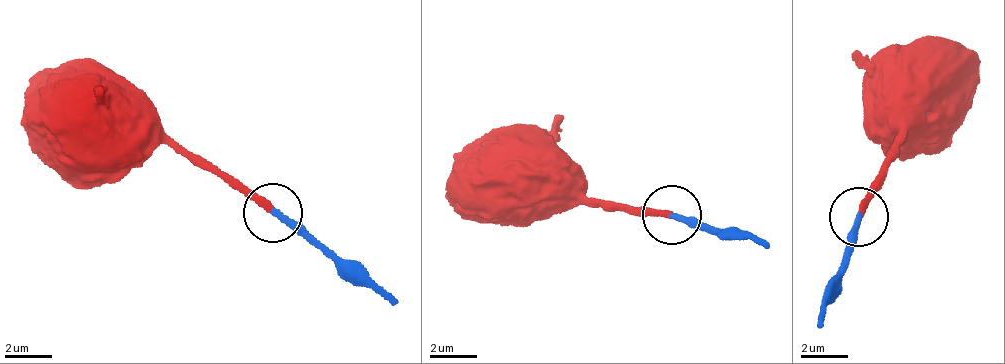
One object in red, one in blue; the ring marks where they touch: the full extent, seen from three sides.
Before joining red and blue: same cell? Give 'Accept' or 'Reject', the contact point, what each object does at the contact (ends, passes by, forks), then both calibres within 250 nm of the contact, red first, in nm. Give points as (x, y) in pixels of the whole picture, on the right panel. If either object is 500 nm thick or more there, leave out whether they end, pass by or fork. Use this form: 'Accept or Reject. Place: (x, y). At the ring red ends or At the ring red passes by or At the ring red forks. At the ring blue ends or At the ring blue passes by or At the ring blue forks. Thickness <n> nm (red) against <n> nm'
Accept. Place: (859, 217). At the ring red ends. At the ring blue ends. Thickness 280 nm (red) against 280 nm

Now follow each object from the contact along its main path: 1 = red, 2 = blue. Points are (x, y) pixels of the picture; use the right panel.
1: (861, 215), (903, 134), (967, 84), (952, 60)
2: (861, 215), (832, 280), (819, 329)

